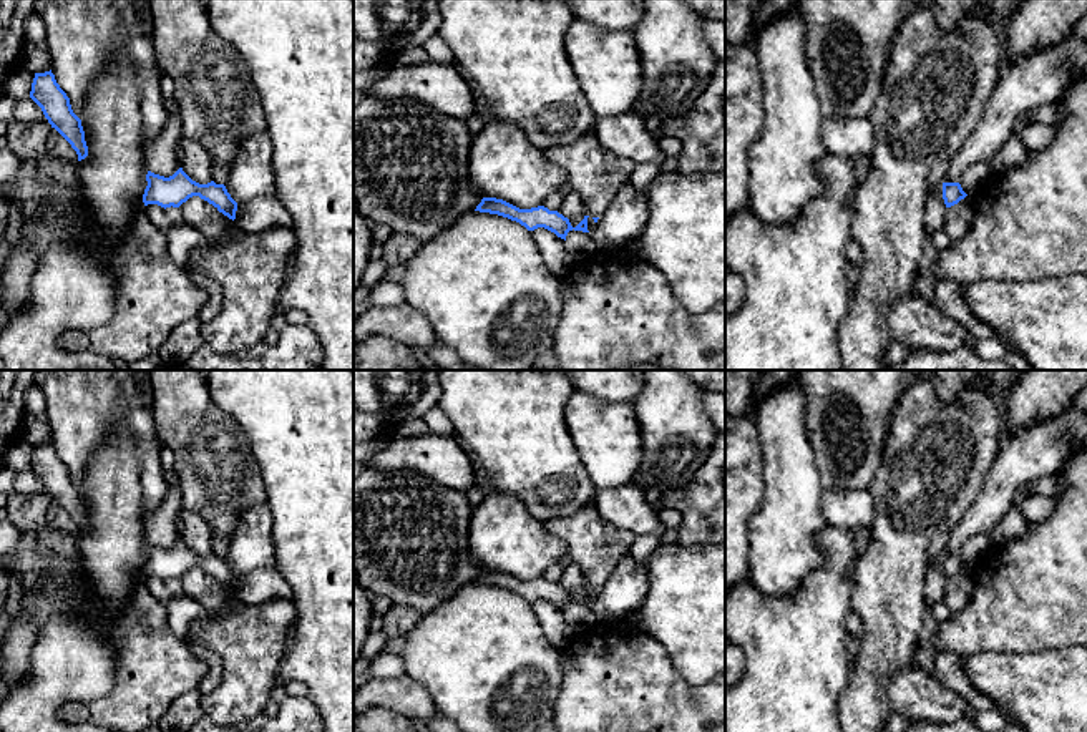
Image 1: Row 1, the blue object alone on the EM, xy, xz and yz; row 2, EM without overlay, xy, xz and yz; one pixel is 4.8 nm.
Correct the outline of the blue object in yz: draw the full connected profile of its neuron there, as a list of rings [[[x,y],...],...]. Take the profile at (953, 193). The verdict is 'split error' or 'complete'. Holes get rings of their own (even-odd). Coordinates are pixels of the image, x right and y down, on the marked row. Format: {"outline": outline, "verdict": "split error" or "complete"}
{"outline": [[[1087,13],[1052,46],[1037,48],[1011,65],[999,78],[984,115],[949,164],[943,183],[946,207],[968,194],[959,184],[963,171],[976,161],[991,161],[1029,110],[1059,101],[1070,78],[1087,66]]], "verdict": "split error"}

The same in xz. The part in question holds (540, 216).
{"outline": [[[483,198],[475,211],[508,217],[511,221],[519,222],[528,231],[544,227],[564,241],[566,241],[568,232],[573,229],[582,231],[582,232],[592,232],[596,229],[596,222],[599,219],[599,217],[584,216],[584,219],[576,227],[573,227],[569,219],[564,217],[563,214],[559,214],[558,211],[549,211],[544,206],[538,206],[538,207],[531,207],[531,209],[519,209],[519,207],[516,207],[503,199],[496,199],[496,198]]], "verdict": "split error"}

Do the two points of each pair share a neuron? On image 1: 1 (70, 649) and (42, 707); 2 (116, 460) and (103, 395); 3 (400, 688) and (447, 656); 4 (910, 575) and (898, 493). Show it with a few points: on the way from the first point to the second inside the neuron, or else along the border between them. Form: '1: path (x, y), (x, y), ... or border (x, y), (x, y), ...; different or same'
1: path (67, 664), (47, 692); same
2: border (133, 439), (121, 429), (116, 429), (87, 465); different
3: border (404, 674), (417, 681), (438, 707); different
4: path (905, 555), (905, 513); same

